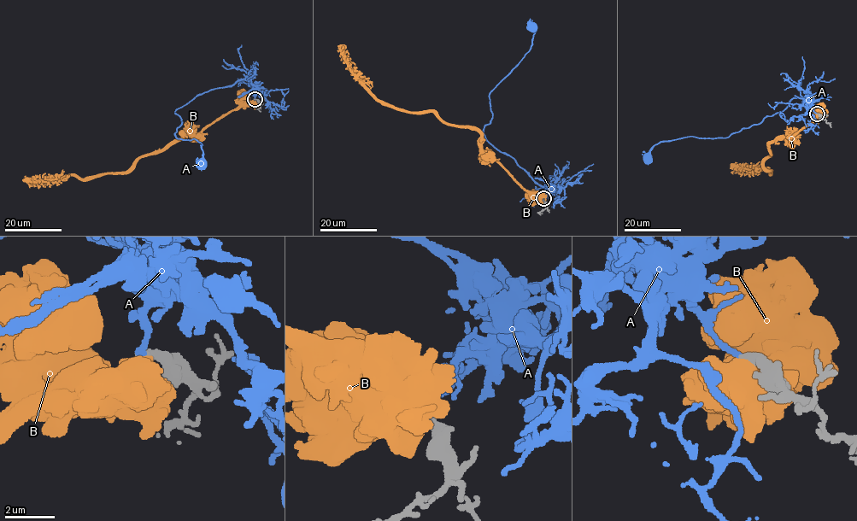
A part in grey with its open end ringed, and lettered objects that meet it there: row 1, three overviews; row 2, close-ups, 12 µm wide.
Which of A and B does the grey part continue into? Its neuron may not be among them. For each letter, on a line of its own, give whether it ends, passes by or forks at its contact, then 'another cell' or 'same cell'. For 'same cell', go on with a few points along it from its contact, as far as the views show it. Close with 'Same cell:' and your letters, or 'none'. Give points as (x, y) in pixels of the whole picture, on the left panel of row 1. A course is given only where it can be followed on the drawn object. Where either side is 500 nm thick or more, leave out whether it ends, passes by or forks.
A: it ends | same cell | via (255, 99), (255, 90), (240, 79), (198, 95), (175, 109), (182, 122), (174, 134), (202, 143), (202, 164)
B: another cell
Same cell: A

